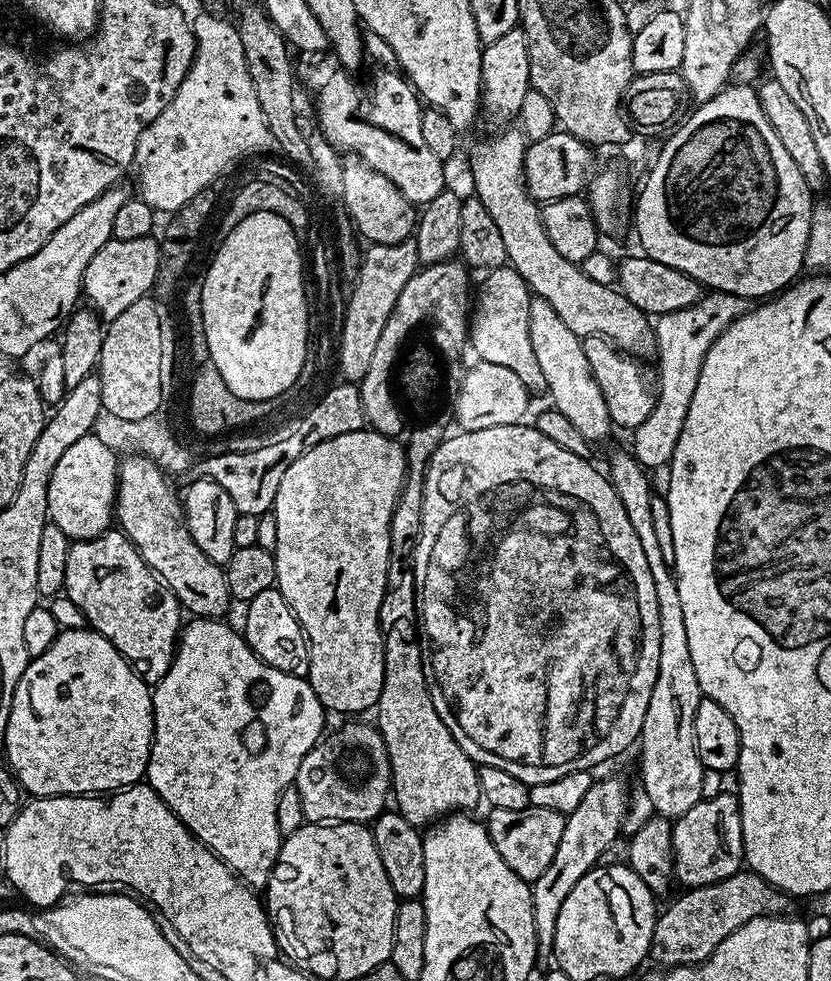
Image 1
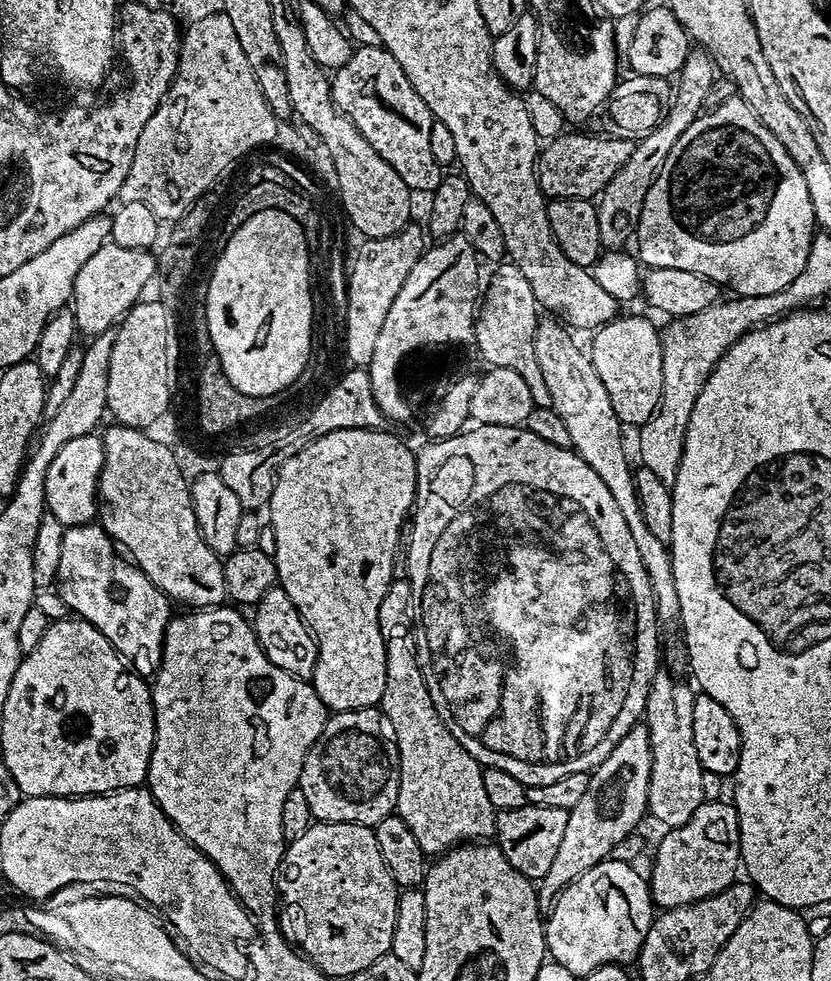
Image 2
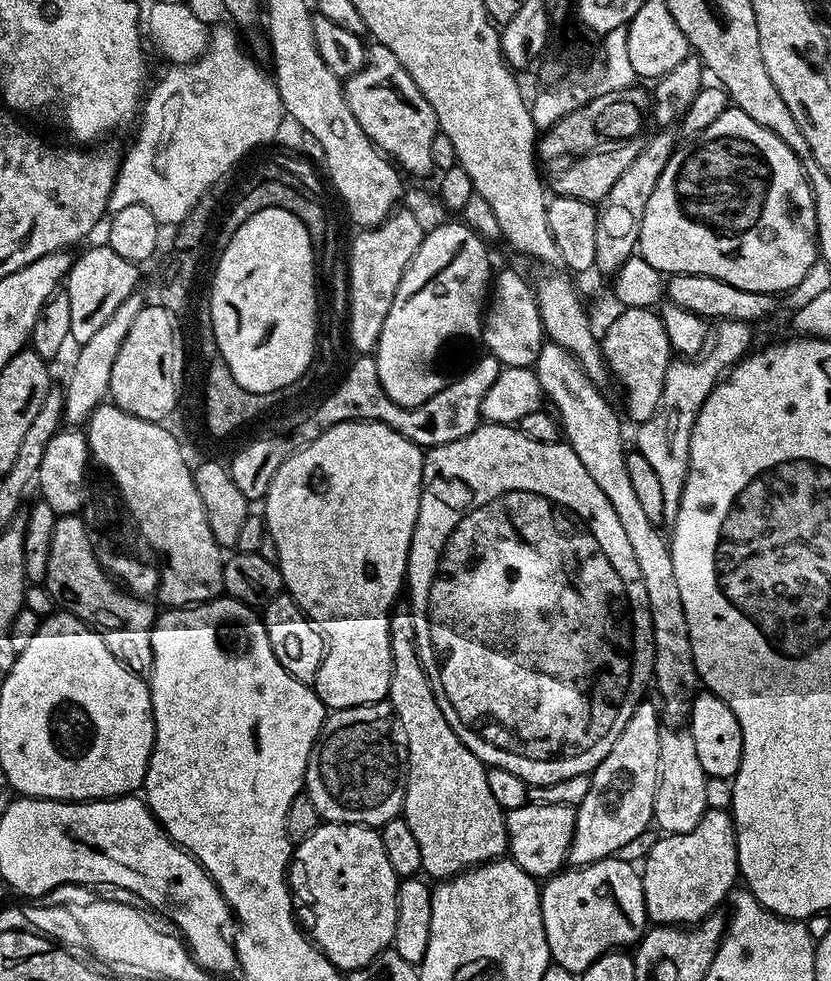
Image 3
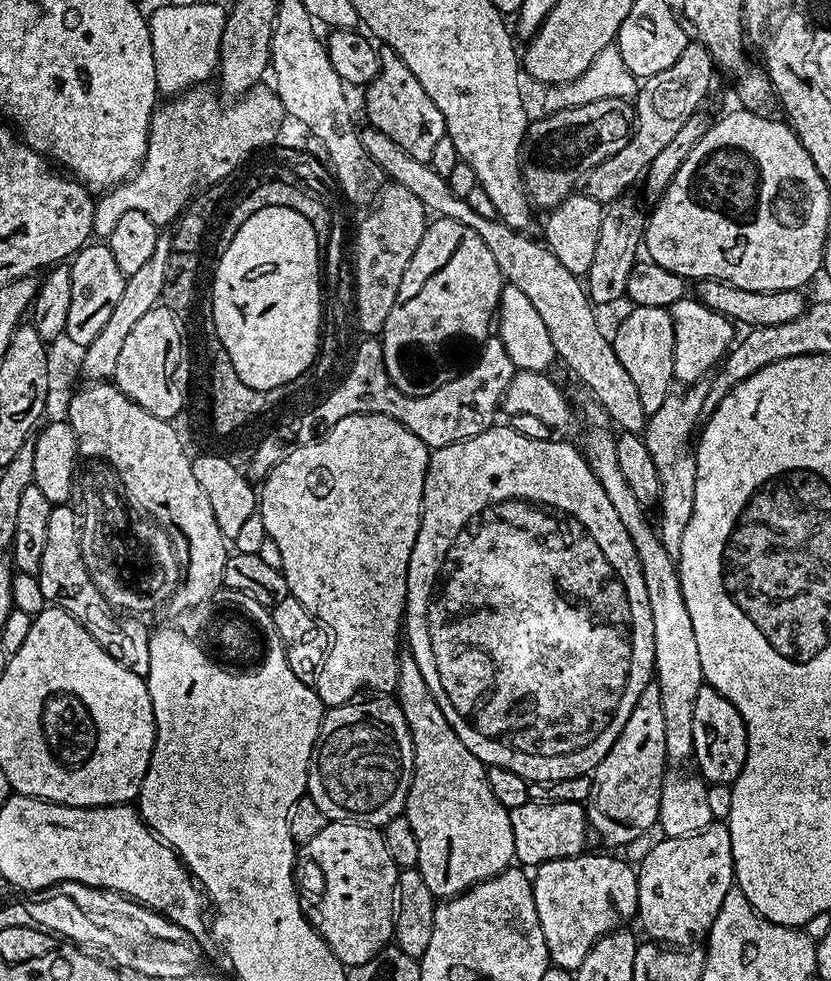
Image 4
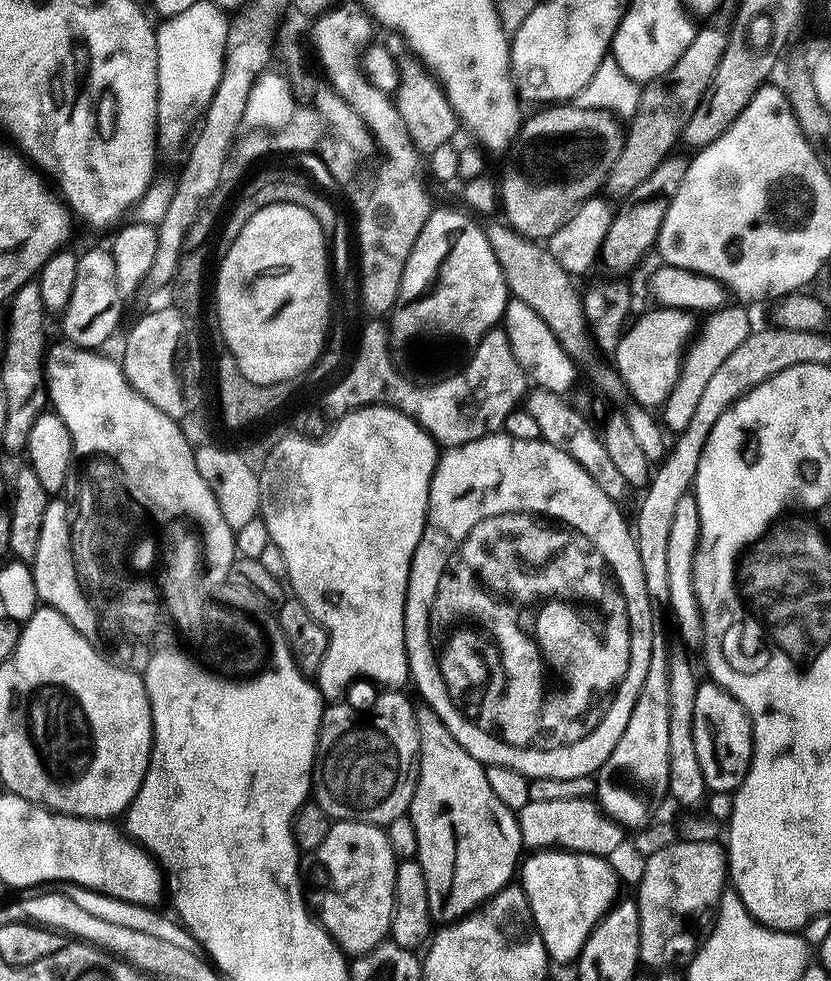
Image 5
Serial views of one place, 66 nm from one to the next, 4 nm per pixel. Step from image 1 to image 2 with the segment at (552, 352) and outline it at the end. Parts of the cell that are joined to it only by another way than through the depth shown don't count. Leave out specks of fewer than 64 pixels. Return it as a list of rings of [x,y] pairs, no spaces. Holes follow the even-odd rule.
[[[540,318],[537,322],[534,355],[537,358],[538,369],[542,370],[543,381],[550,390],[550,398],[553,399],[551,408],[566,426],[572,442],[571,447],[576,455],[584,459],[588,471],[603,482],[604,488],[610,490],[610,494],[614,494],[614,502],[618,502],[618,510],[622,510],[622,518],[626,518],[626,526],[630,526],[634,546],[638,546],[638,554],[642,554],[642,566],[646,566],[646,574],[650,578],[657,621],[665,629],[677,627],[680,603],[678,586],[674,586],[672,554],[669,545],[658,542],[658,538],[654,538],[654,533],[646,527],[646,522],[642,519],[638,494],[632,481],[634,468],[633,465],[628,465],[628,456],[624,453],[625,429],[618,414],[614,414],[614,405],[606,395],[606,386],[602,386],[587,351],[582,344],[580,348],[579,342],[572,337],[575,335],[559,319],[548,319],[552,320]]]

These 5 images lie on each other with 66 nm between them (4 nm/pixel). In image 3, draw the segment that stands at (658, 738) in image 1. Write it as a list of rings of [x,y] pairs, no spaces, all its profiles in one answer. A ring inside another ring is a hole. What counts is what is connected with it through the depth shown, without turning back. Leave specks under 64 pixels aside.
[[[668,726],[660,733],[658,746],[658,774],[656,783],[653,821],[662,828],[663,833],[686,833],[701,821],[707,812],[708,801],[707,776],[702,770],[702,762],[698,762],[698,750],[694,750],[694,738],[691,731],[681,730],[676,726]]]

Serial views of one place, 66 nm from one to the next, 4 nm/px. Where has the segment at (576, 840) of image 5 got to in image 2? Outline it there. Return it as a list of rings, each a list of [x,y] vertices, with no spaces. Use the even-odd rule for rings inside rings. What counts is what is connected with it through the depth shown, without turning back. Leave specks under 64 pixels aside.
[[[523,804],[521,808],[496,813],[496,835],[494,843],[502,850],[506,862],[518,870],[527,880],[539,882],[550,870],[554,858],[558,854],[558,845],[566,831],[568,821],[567,808],[551,808],[537,804]]]

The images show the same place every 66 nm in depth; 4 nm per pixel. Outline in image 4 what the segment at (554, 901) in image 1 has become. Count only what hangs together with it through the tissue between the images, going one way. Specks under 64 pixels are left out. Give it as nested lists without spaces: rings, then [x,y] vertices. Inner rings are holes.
[[[653,682],[638,694],[622,734],[618,734],[606,758],[591,773],[592,794],[586,801],[589,829],[606,843],[617,846],[634,842],[638,834],[650,830],[659,818],[659,798],[666,775],[664,764],[668,763],[662,694],[658,694],[658,686]]]

